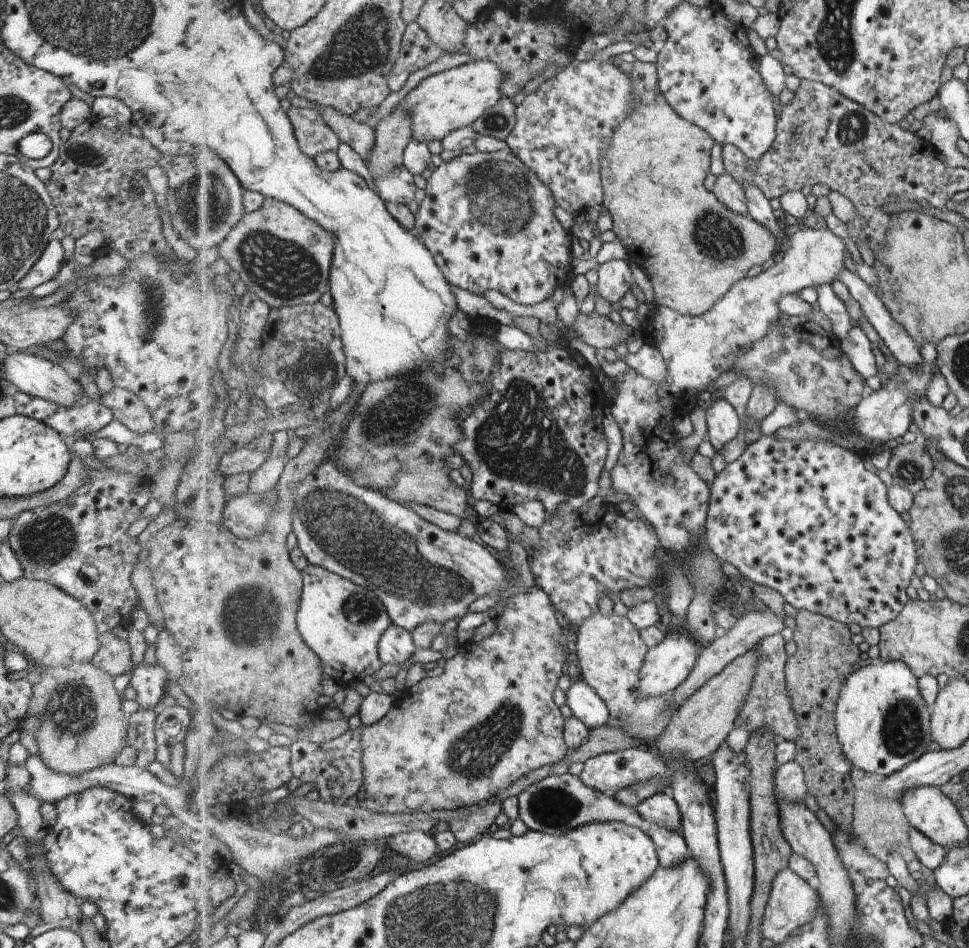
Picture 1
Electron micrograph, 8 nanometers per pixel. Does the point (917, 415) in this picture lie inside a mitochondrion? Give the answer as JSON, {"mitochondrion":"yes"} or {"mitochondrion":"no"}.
{"mitochondrion":"no"}

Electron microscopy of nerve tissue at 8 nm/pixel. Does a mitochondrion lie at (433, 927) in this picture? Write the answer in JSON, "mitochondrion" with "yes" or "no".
{"mitochondrion":"yes"}

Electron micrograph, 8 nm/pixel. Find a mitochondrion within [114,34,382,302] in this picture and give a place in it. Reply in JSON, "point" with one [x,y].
{"point":[199,200]}

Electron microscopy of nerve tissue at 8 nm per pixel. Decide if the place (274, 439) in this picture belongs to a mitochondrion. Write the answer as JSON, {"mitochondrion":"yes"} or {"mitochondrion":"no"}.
{"mitochondrion":"no"}

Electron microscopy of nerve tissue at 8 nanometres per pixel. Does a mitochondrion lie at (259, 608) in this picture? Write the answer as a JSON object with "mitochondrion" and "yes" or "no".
{"mitochondrion":"yes"}

